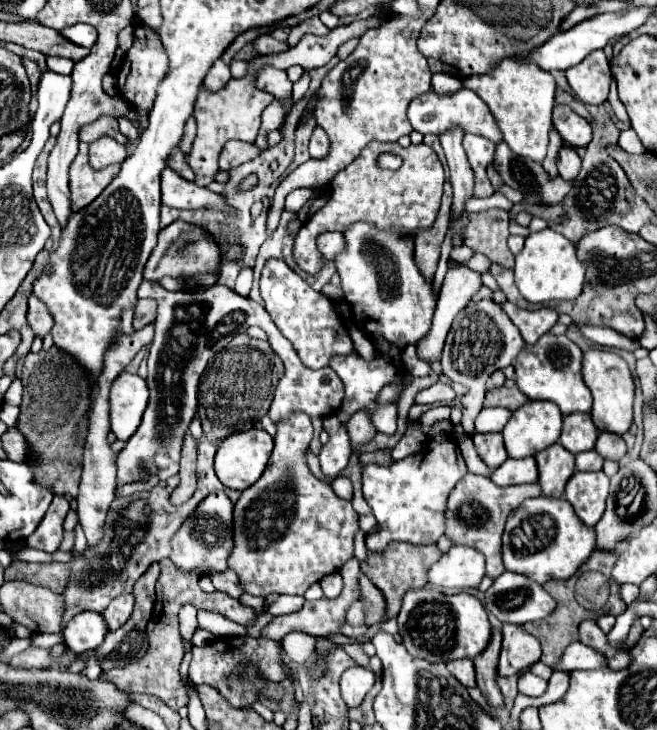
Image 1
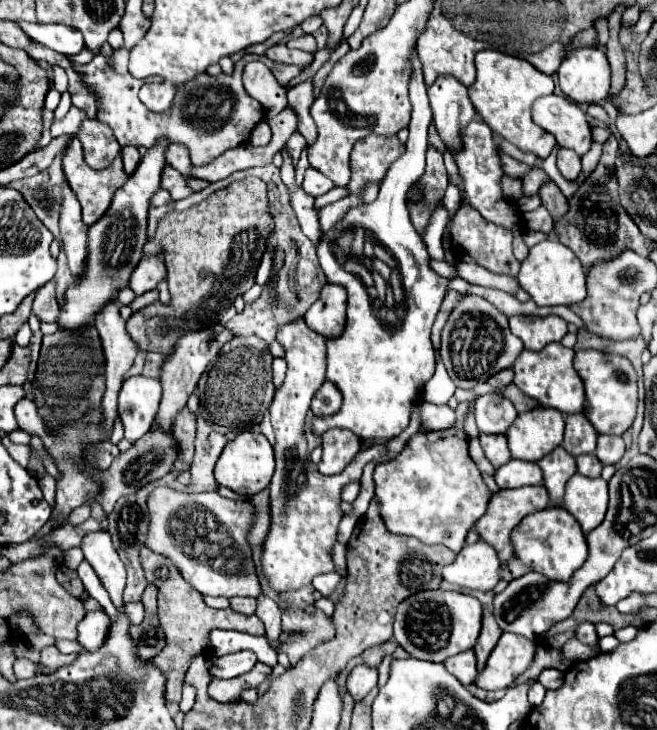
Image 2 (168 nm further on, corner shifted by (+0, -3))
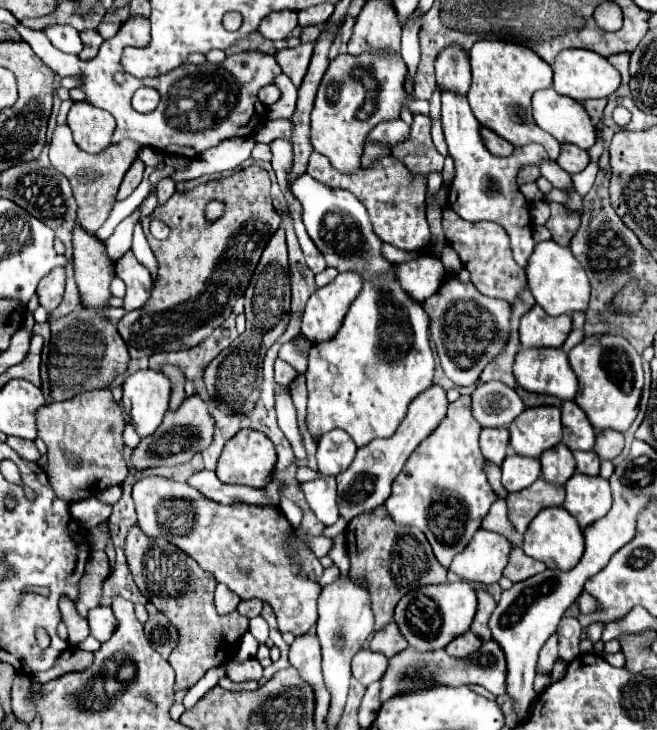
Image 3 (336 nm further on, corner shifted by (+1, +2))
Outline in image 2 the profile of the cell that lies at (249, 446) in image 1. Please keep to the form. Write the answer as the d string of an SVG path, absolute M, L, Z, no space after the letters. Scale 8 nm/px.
M242 432L232 442L228 442L214 468L216 482L238 494L262 492L270 484L272 474L274 474L272 444L268 442L268 438L264 434L254 434L254 432Z

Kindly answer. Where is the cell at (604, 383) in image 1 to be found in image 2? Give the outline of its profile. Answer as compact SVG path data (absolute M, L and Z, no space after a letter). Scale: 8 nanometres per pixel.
M580 350L574 354L574 368L584 382L586 406L584 414L598 434L624 434L634 418L638 404L638 376L628 358L620 354L604 354L598 350Z

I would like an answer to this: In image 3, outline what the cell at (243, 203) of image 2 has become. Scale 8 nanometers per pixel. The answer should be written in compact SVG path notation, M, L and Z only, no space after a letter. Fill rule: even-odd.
M251 165L247 169L233 173L231 177L223 177L219 181L199 185L193 191L173 193L165 205L159 205L149 217L141 219L149 247L159 261L159 281L155 283L149 301L141 309L125 313L125 317L117 325L119 335L127 343L129 355L133 359L151 357L153 353L159 353L159 351L181 351L181 349L195 347L205 337L209 337L219 325L223 325L223 321L231 315L235 301L245 293L253 277L253 271L259 263L265 243L269 243L269 237L273 237L273 233L277 231L281 223L281 217L271 203L269 187L271 187L271 181L267 171L257 165ZM211 201L221 201L225 205L223 215L215 221L209 221L205 217L205 207ZM153 219L161 219L169 225L171 233L167 239L159 241L151 235L149 223Z

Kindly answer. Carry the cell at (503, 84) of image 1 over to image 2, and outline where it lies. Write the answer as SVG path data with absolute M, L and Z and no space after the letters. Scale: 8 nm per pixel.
M482 50L476 54L474 60L476 60L476 82L474 86L468 88L474 110L492 128L492 132L502 136L504 140L512 142L520 150L538 154L538 158L542 160L548 158L556 146L556 138L532 122L530 110L536 98L554 92L552 76L542 74L522 58L508 56L496 50Z

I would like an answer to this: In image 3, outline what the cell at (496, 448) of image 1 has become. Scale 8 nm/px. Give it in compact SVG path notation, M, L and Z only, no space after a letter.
M503 427L483 429L479 443L481 443L481 451L485 453L485 459L493 461L495 465L501 465L509 447L509 431Z

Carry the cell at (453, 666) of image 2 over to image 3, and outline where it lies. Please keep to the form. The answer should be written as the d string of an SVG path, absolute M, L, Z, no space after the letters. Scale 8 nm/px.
M469 631L469 633L465 633L463 637L453 639L453 641L445 647L445 651L447 651L451 657L465 659L465 657L469 657L469 655L477 653L477 649L479 649L479 647L481 647L481 639Z

